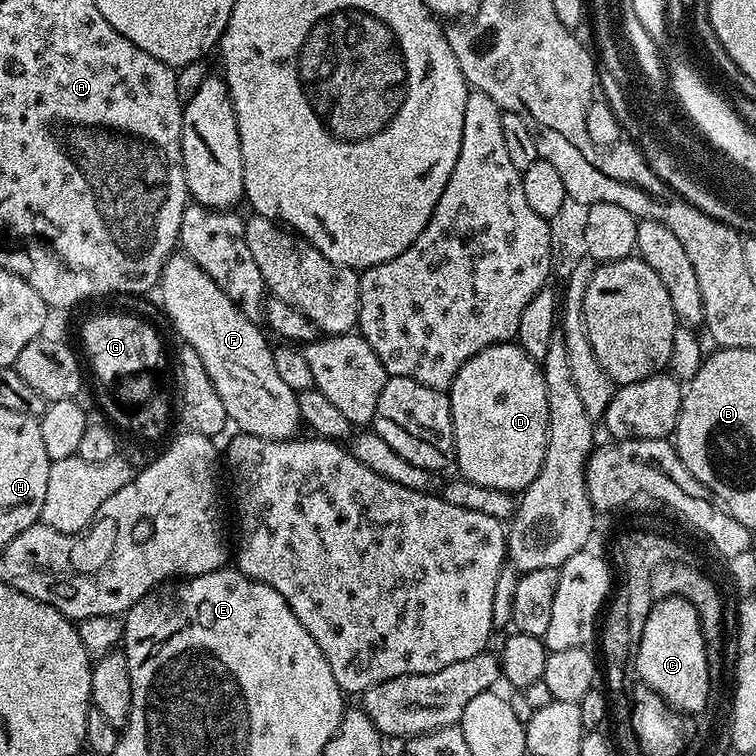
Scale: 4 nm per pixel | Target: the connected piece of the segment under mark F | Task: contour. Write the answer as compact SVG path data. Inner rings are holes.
M183 254L168 257L160 275L159 291L164 291L164 312L172 319L176 332L183 343L191 346L202 358L202 366L206 366L206 374L210 374L210 382L214 382L214 390L218 390L218 398L222 398L222 406L226 406L226 414L233 425L237 424L240 432L248 432L258 438L267 440L291 440L297 435L296 428L301 427L296 392L282 382L282 377L274 367L272 357L273 345L268 344L269 337L265 329L248 315L220 289L218 282Z

